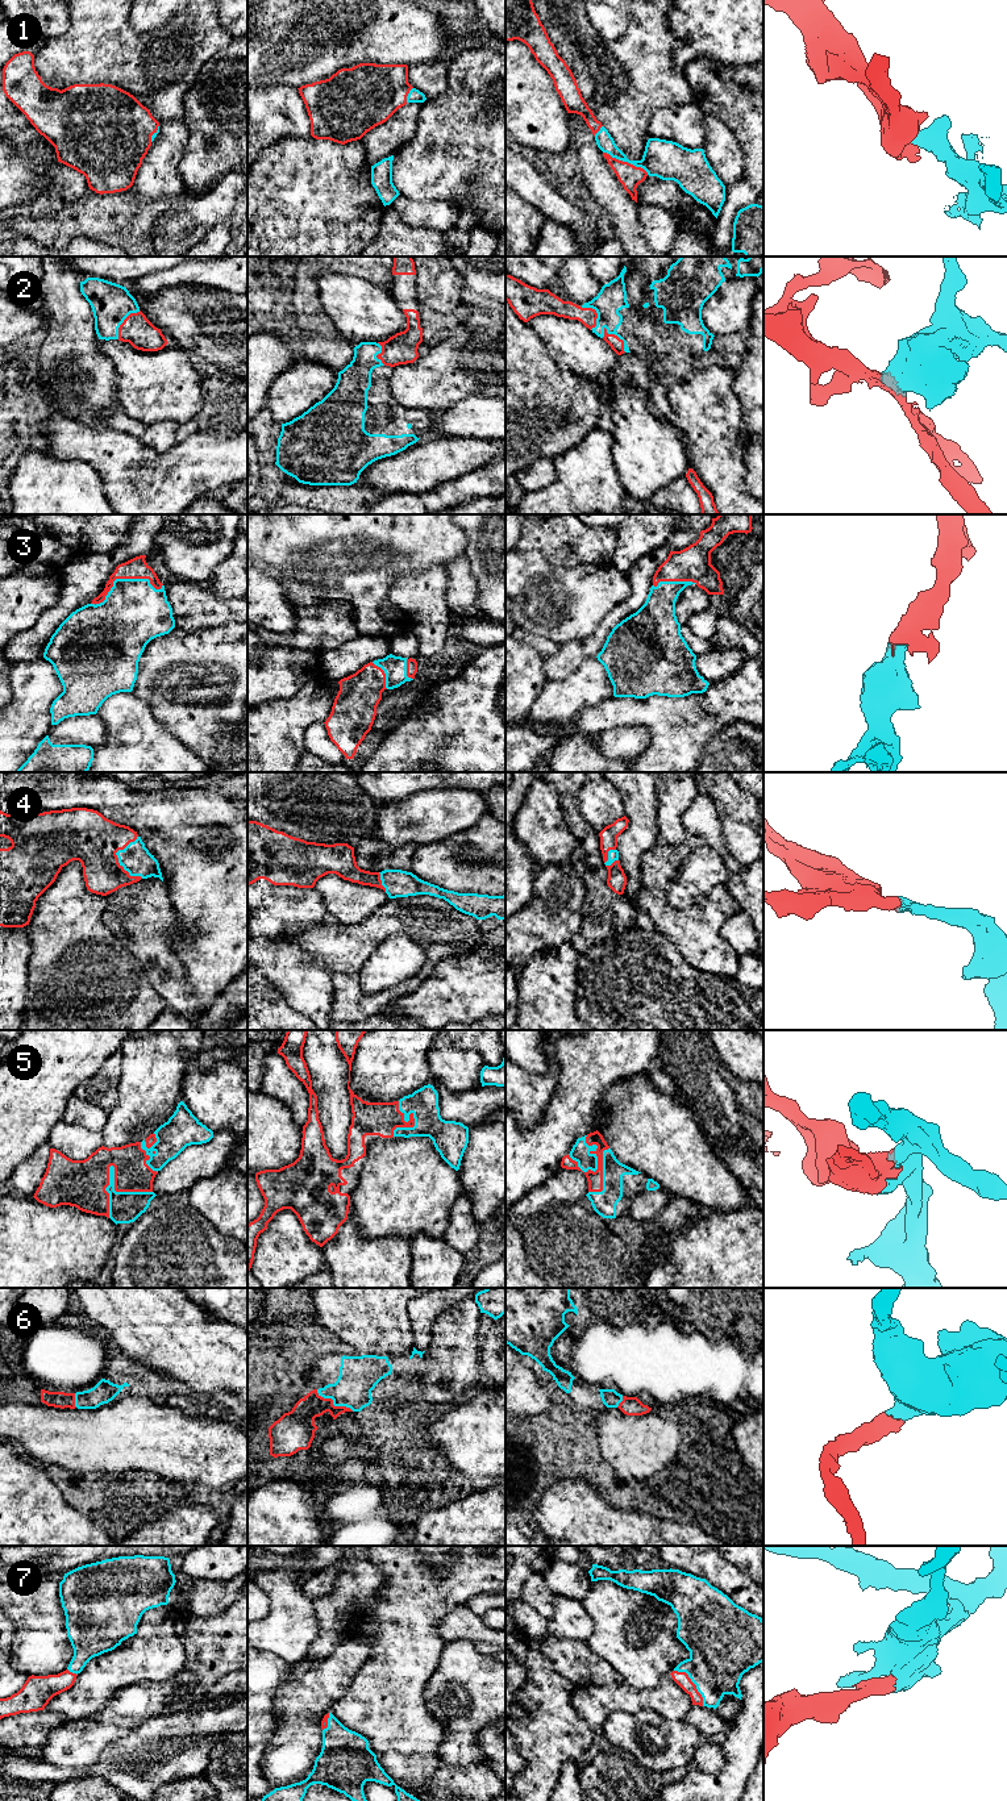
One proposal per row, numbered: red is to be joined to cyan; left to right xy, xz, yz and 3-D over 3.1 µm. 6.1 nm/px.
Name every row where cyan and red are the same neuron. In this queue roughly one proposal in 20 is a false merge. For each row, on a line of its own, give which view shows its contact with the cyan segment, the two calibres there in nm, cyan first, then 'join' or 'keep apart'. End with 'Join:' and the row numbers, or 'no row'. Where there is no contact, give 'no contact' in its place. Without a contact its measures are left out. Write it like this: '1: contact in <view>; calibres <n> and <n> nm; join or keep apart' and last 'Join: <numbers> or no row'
1: contact in yz; calibres 240 and 140 nm; join
2: contact in yz; calibres 180 and 80 nm; join
3: contact in xy; calibres 400 and 130 nm; join
4: contact in xy; calibres 180 and 320 nm; join
5: contact in xy; calibres 190 and 280 nm; join
6: contact in xz; calibres 240 and 190 nm; join
7: contact in yz; calibres 380 and 90 nm; join
Join: 1, 2, 3, 4, 5, 6, 7

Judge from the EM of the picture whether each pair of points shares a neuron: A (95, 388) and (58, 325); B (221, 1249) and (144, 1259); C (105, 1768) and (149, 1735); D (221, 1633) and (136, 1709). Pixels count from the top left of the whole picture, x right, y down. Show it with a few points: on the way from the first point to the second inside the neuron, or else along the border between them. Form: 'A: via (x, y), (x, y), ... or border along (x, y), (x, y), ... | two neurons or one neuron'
A: via (79, 372), (67, 361), (67, 341) | one neuron
B: via (202, 1259), (163, 1259) | one neuron
C: via (116, 1766), (138, 1746) | one neuron
D: via (208, 1658), (175, 1693), (161, 1699) | one neuron

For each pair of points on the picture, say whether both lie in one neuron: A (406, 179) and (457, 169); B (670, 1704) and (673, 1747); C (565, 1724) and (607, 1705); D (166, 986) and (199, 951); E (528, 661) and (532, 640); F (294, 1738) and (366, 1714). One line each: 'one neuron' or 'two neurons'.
A: one neuron
B: two neurons
C: two neurons
D: two neurons
E: two neurons
F: two neurons

